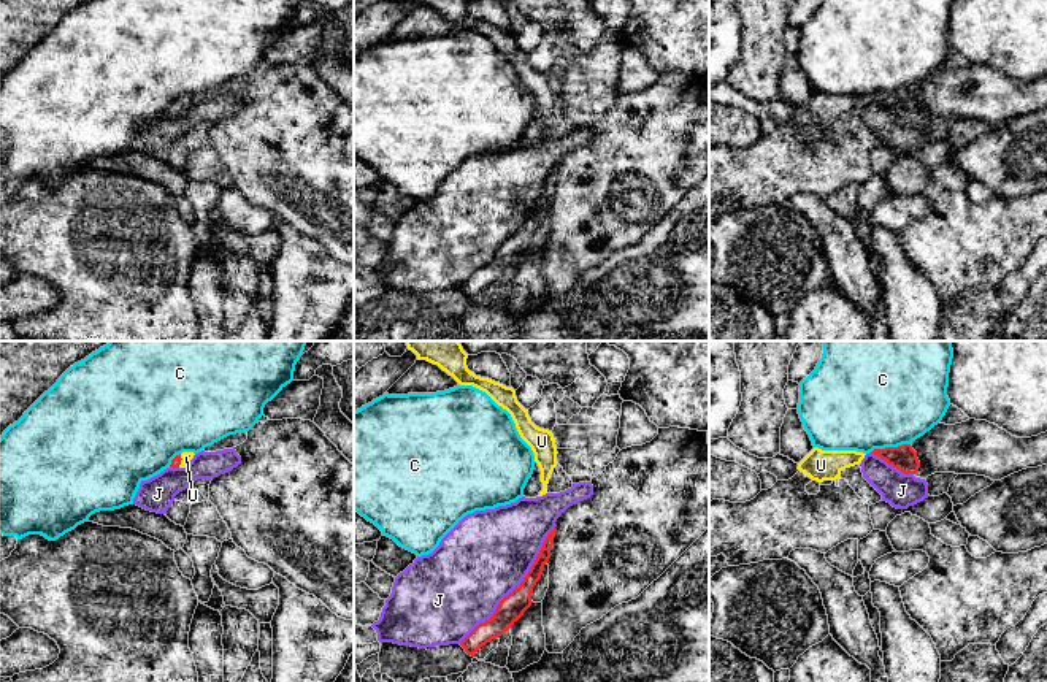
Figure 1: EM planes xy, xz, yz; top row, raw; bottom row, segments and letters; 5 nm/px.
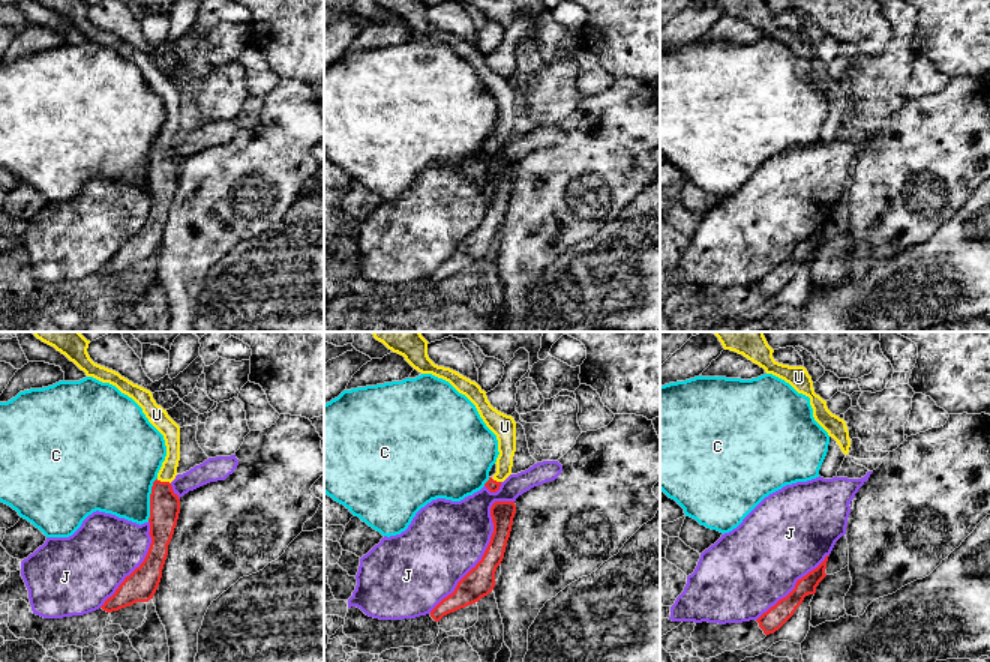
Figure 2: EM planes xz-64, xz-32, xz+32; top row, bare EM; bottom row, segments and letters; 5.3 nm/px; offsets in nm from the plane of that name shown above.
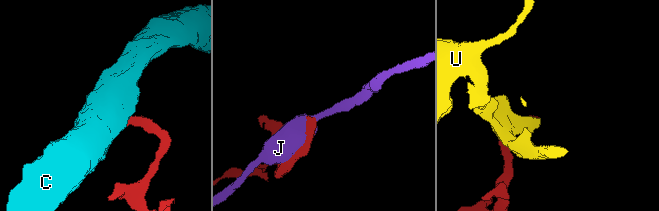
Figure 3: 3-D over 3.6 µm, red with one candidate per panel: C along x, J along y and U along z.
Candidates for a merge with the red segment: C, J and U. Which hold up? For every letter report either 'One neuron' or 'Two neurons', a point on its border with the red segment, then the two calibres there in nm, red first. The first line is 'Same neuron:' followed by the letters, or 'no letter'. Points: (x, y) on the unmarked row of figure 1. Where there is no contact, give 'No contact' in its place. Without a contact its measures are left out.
Same neuron: U
C: Two neurons. Touches red at yz (890, 92). Thickness 130 nm (red) against 480 nm
J: Two neurons. Touches red at xz (516, 232). Thickness 140 nm (red) against 440 nm
U: One neuron. Touches red at xy (181, 103). Thickness 50 nm (red) against 50 nm

